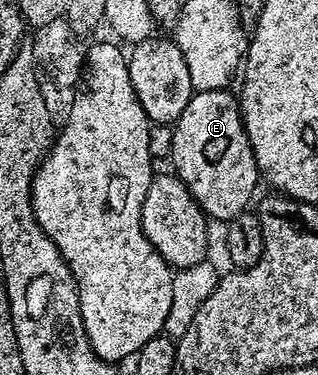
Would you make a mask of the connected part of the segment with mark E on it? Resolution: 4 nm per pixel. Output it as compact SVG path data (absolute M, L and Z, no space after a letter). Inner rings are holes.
M229 90L194 91L188 105L173 124L174 136L170 159L173 170L182 179L205 216L211 220L229 221L247 210L255 198L254 186L260 183L260 172L252 145L242 123L242 109Z

